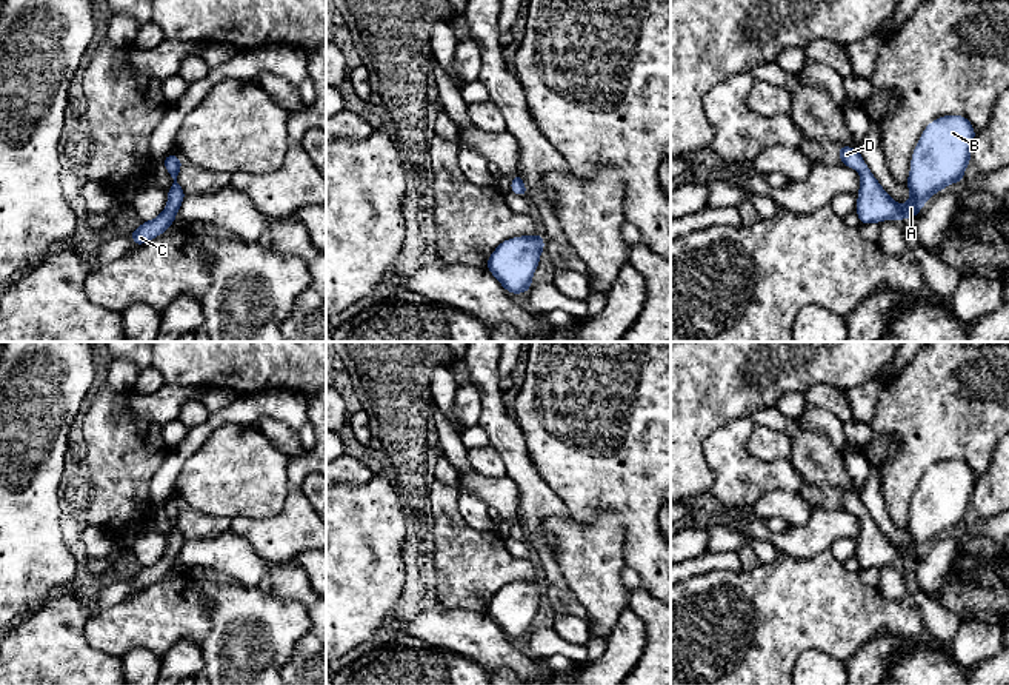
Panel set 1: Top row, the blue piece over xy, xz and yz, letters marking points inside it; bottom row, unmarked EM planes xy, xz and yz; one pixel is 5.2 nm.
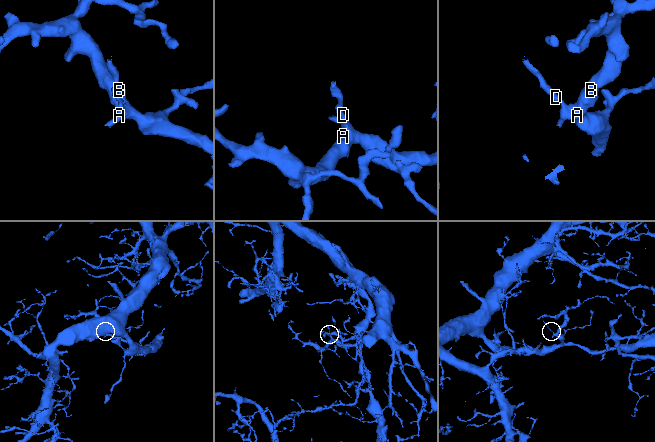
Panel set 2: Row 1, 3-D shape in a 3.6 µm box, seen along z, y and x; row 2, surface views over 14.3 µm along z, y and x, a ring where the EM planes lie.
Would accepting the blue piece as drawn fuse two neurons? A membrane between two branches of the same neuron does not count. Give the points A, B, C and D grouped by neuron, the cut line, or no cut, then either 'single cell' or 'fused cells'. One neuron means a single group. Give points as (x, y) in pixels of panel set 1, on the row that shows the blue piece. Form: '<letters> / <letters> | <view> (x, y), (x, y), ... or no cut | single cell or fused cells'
A B C D | no cut | single cell

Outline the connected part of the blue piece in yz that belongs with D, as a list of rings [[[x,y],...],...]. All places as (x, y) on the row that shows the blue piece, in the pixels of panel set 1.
[[[952,114],[932,120],[912,152],[911,172],[906,180],[912,197],[904,205],[898,205],[883,189],[864,163],[860,149],[837,146],[841,163],[857,169],[861,179],[857,192],[860,225],[914,219],[935,192],[963,180],[971,163],[974,139],[975,129],[963,115]]]

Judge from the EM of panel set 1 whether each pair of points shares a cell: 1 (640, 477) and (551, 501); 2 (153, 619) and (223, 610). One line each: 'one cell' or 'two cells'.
1: two cells
2: two cells

